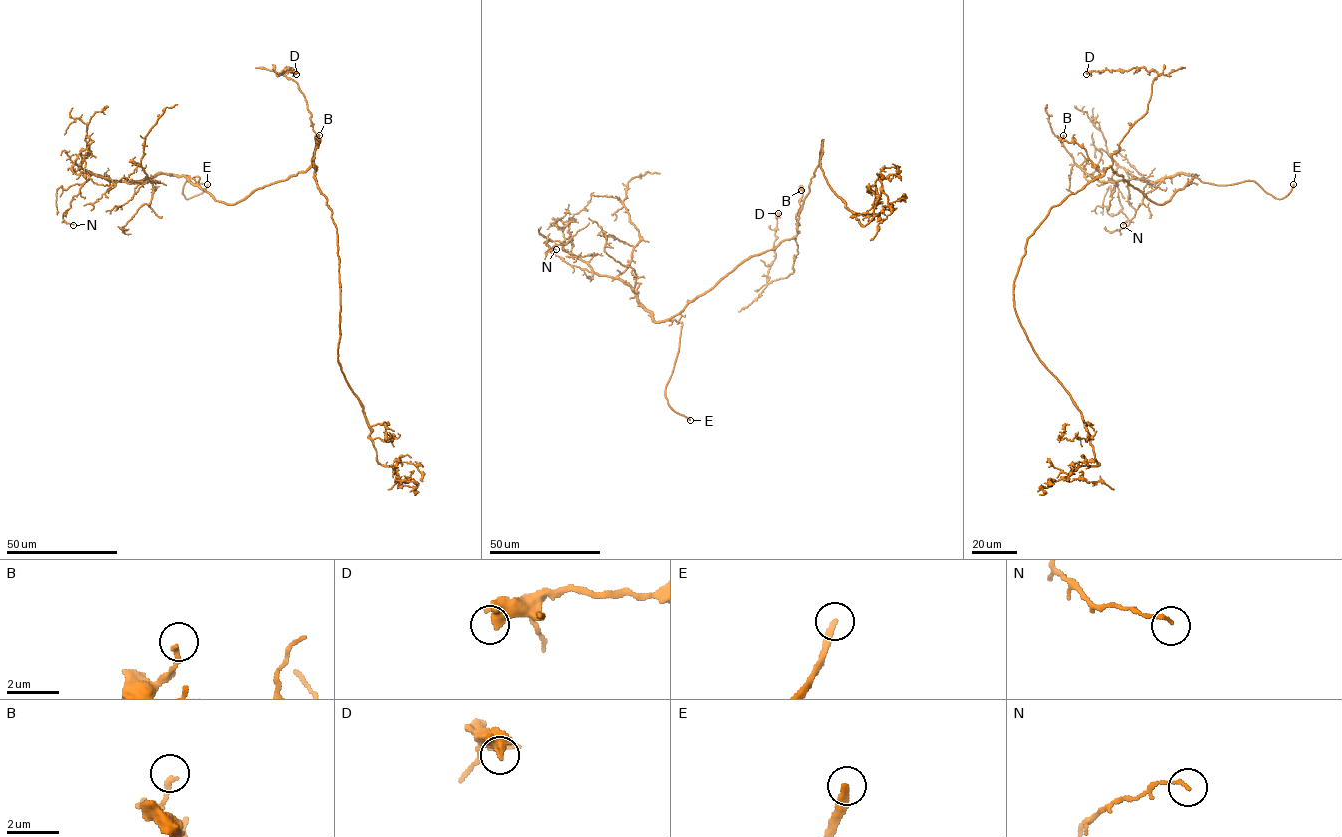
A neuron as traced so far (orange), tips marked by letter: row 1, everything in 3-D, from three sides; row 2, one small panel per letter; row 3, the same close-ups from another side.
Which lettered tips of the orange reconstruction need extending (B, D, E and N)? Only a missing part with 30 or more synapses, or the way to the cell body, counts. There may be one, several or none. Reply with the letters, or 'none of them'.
E

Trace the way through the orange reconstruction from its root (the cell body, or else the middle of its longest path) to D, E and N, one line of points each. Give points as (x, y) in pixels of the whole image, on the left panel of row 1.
D: (317, 187), (311, 165), (315, 132), (311, 113), (298, 84), (289, 79), (284, 71), (291, 67), (296, 74)
E: (317, 187), (309, 167), (233, 204), (187, 178), (198, 176), (183, 194), (207, 184)
N: (317, 187), (309, 167), (228, 204), (183, 176), (108, 181), (80, 167), (89, 179), (62, 217), (73, 225)

